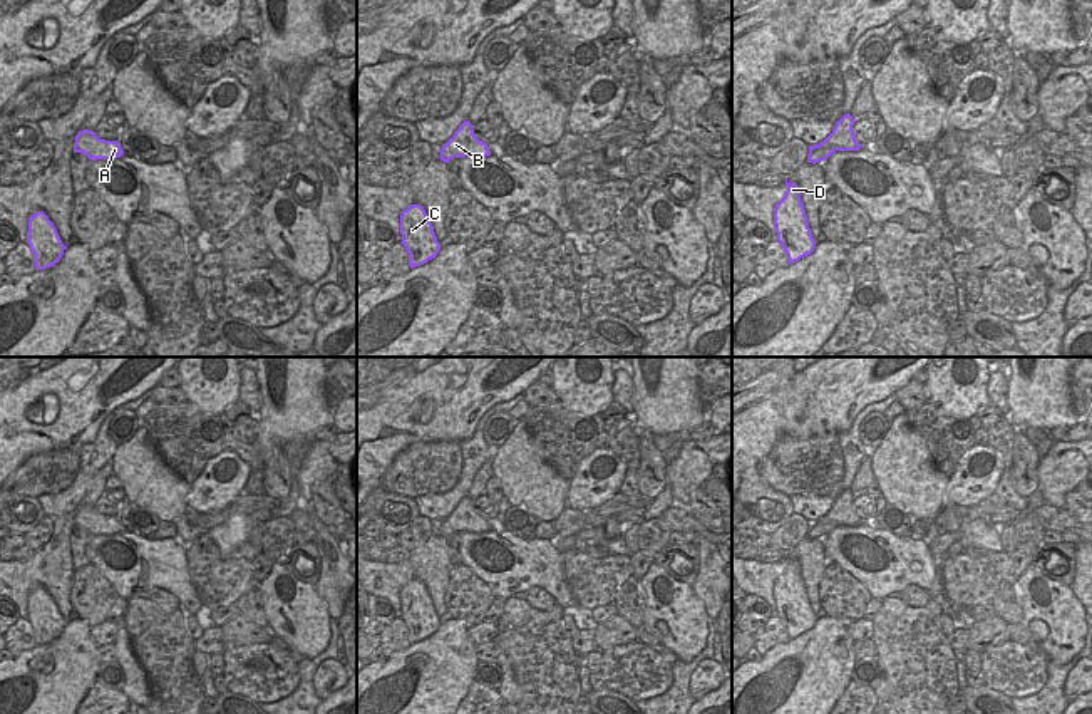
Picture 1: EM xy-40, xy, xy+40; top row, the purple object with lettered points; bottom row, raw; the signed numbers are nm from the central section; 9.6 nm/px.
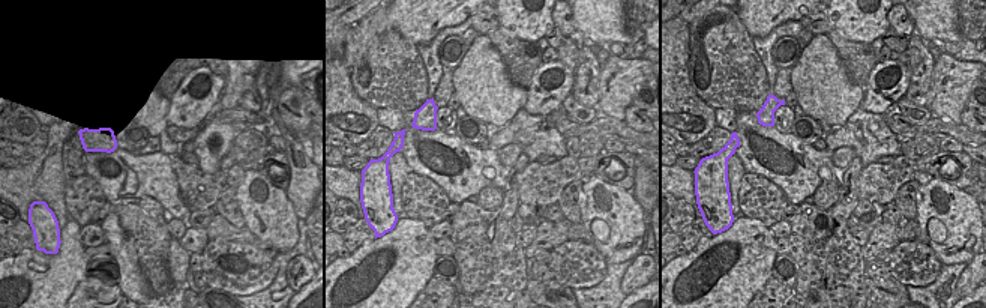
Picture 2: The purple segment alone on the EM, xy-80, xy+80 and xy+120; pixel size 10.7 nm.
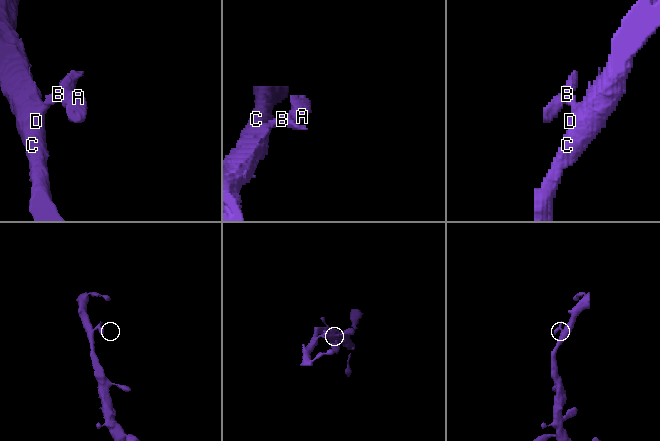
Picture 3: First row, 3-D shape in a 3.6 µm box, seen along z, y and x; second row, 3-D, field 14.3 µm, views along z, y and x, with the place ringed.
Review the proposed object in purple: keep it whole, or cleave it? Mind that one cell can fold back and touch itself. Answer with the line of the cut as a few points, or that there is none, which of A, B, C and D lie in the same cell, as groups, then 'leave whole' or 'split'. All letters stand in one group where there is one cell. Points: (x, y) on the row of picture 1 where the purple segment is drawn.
cut none; groups A B C D; leave whole

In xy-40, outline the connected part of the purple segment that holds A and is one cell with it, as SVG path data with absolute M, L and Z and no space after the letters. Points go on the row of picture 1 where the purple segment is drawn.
M79 131L74 142L74 153L82 153L89 159L116 159L124 154L117 141L99 139L94 131Z

